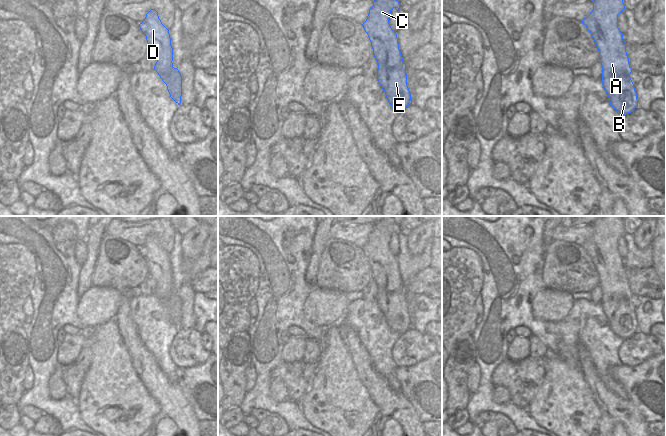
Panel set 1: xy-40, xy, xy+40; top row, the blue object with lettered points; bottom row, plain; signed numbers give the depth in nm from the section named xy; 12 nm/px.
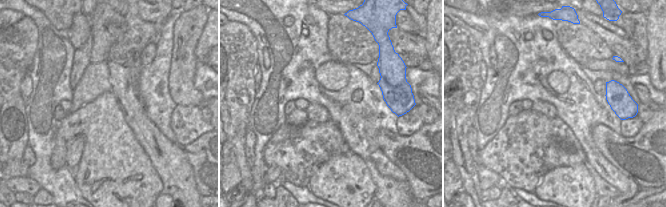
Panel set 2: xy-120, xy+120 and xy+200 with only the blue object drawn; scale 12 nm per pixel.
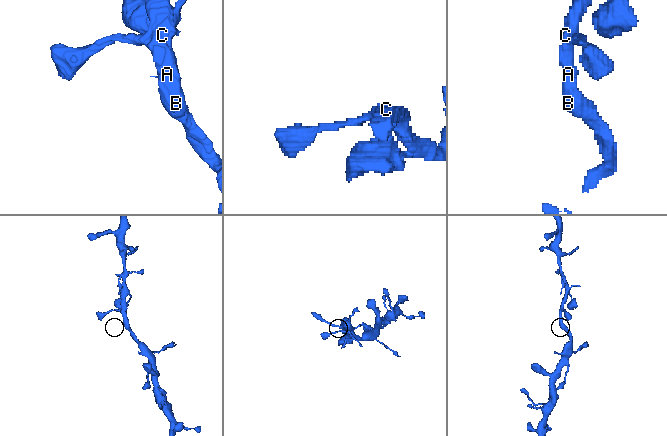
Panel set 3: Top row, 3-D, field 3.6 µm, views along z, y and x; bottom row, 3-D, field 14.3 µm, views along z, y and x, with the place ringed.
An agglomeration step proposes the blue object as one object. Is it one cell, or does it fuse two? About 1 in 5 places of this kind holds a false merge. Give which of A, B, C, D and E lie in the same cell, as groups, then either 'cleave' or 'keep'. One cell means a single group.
groups A B C D E; keep

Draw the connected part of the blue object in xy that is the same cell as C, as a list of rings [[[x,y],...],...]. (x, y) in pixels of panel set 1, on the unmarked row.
[[[384,216],[376,222],[362,248],[378,287],[377,304],[385,316],[389,328],[400,335],[412,328],[407,310],[406,287],[399,274],[396,256],[389,248],[391,234],[400,233],[392,216]]]

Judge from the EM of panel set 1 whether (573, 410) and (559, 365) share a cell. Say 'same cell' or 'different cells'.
same cell

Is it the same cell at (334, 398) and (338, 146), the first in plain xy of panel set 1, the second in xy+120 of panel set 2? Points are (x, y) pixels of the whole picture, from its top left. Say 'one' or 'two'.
two

